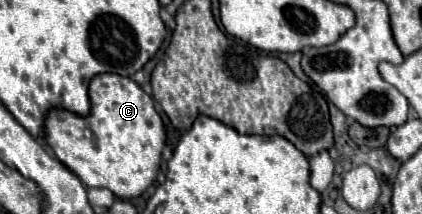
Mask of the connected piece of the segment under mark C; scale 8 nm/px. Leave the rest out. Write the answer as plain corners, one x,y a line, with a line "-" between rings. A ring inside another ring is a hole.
97,74
89,84
91,114
79,116
51,108
45,116
45,140
55,156
79,176
87,188
107,188
117,198
141,196
157,178
165,130
153,100
139,84
119,74

